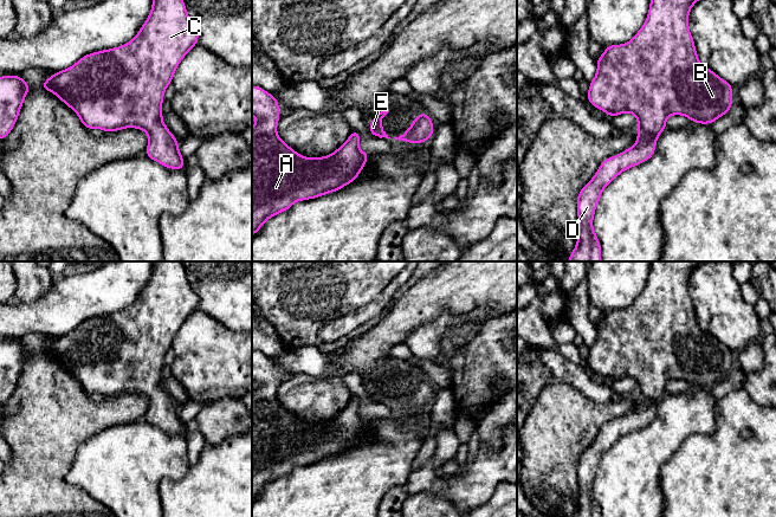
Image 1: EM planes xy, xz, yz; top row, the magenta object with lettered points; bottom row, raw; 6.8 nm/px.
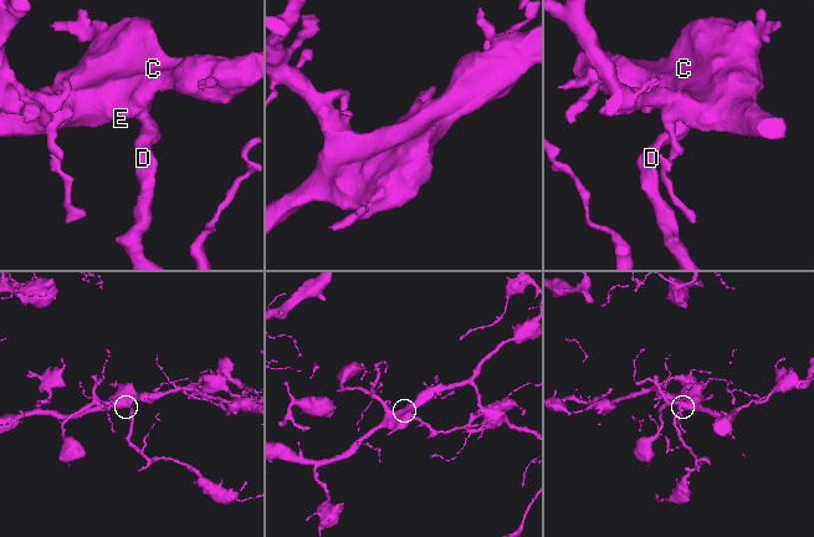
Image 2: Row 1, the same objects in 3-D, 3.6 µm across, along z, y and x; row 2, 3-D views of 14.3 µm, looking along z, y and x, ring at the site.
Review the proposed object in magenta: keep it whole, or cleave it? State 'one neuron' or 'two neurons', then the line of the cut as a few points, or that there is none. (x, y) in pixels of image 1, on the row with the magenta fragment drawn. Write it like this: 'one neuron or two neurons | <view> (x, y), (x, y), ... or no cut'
one neuron | no cut

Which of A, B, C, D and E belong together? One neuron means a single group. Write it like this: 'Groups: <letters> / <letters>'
Groups: A B C D E

